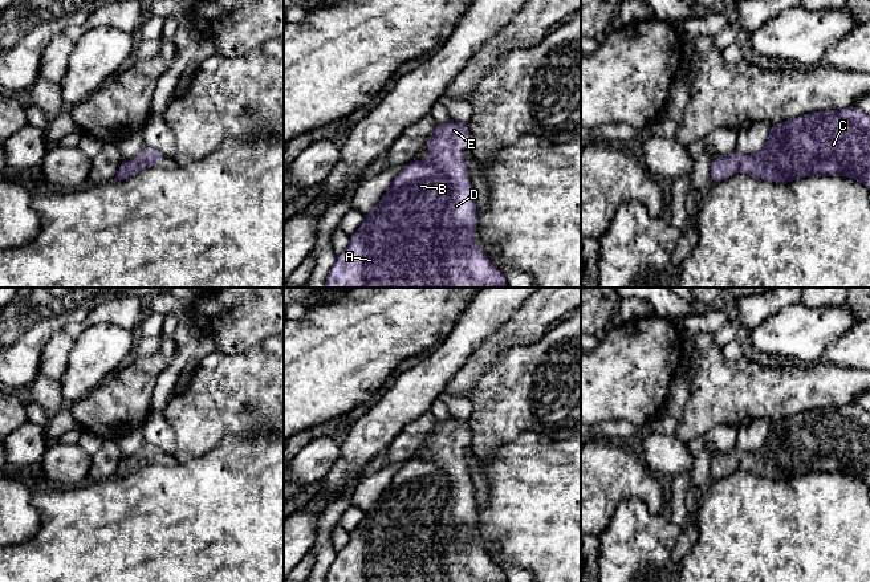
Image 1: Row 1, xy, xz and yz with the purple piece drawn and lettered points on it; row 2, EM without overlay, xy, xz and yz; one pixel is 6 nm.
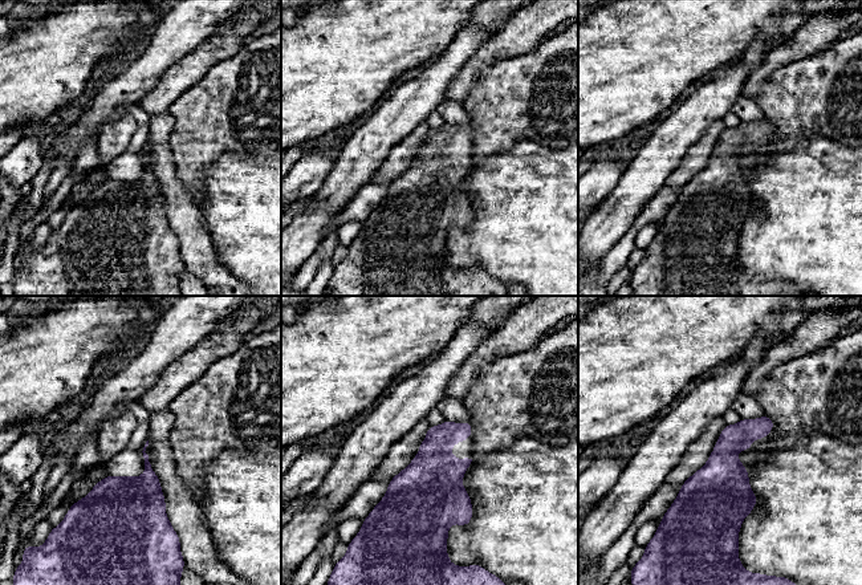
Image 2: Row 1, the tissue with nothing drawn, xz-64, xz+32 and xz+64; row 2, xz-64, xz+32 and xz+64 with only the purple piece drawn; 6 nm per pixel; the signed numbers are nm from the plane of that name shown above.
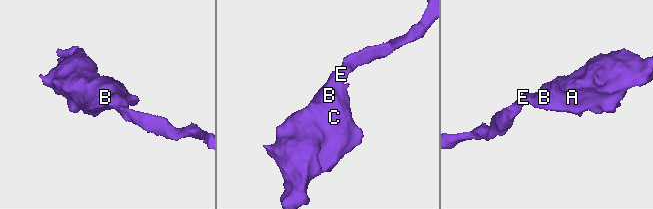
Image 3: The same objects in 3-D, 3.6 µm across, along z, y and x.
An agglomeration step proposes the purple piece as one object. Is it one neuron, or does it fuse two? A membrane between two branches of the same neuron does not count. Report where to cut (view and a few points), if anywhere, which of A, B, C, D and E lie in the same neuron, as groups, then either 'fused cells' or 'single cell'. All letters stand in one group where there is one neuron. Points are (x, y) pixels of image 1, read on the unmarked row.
no cut; A B C D E; single cell

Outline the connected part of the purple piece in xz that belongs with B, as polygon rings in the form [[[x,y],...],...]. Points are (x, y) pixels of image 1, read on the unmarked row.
[[[448,416],[444,422],[435,422],[432,431],[424,440],[430,451],[430,457],[411,457],[395,472],[390,485],[378,500],[365,510],[362,522],[350,533],[349,542],[336,552],[336,558],[330,565],[325,582],[507,582],[505,573],[491,559],[487,550],[473,538],[476,536],[477,510],[475,500],[475,487],[469,477],[467,465],[468,451],[462,452],[459,441],[466,441],[469,435],[468,422],[462,422]]]

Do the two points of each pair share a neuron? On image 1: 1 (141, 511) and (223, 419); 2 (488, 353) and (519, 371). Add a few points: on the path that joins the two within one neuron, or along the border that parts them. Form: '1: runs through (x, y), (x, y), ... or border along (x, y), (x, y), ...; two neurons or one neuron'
1: border along (214, 450), (202, 456), (178, 462); two neurons
2: border along (527, 344), (505, 349), (478, 381); two neurons

